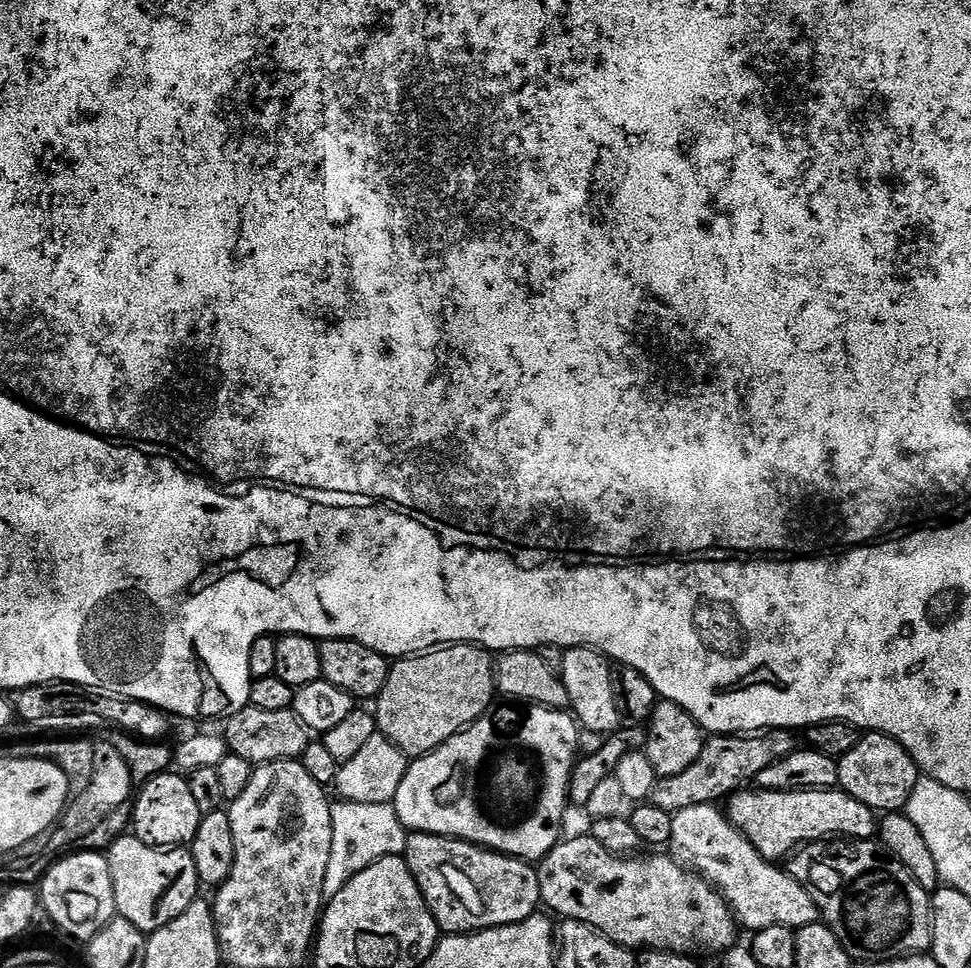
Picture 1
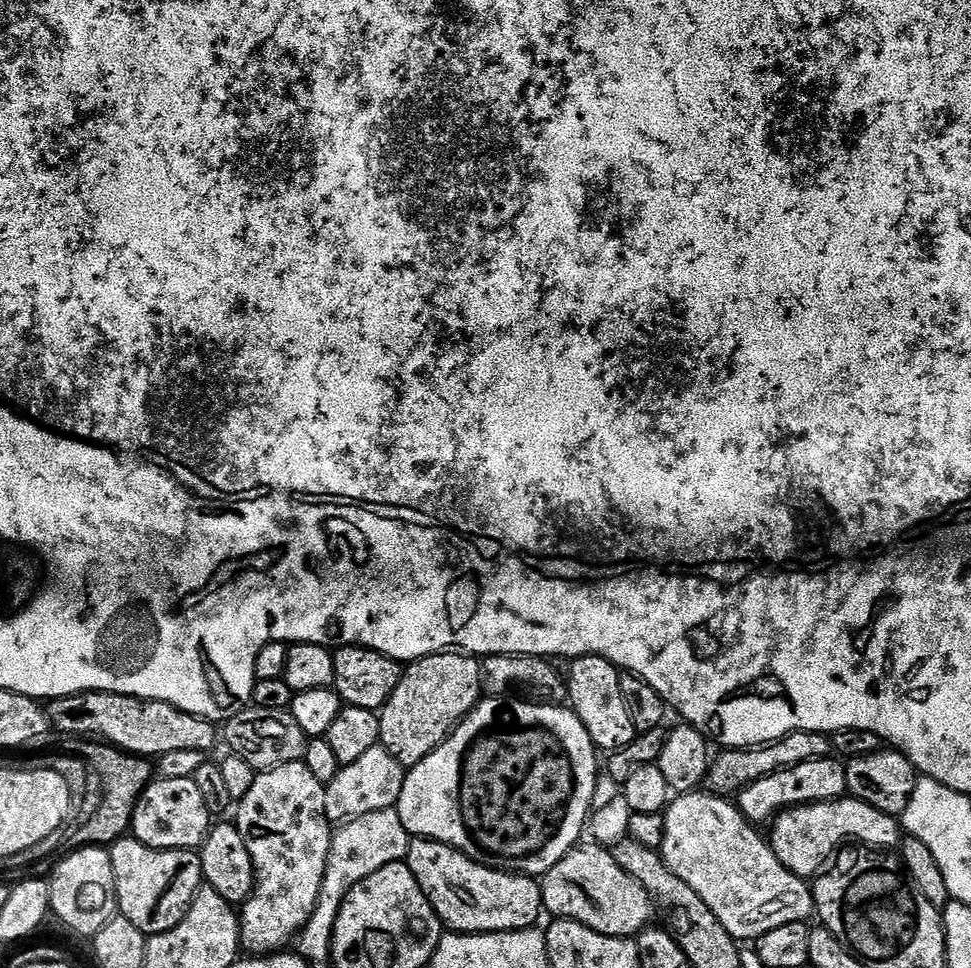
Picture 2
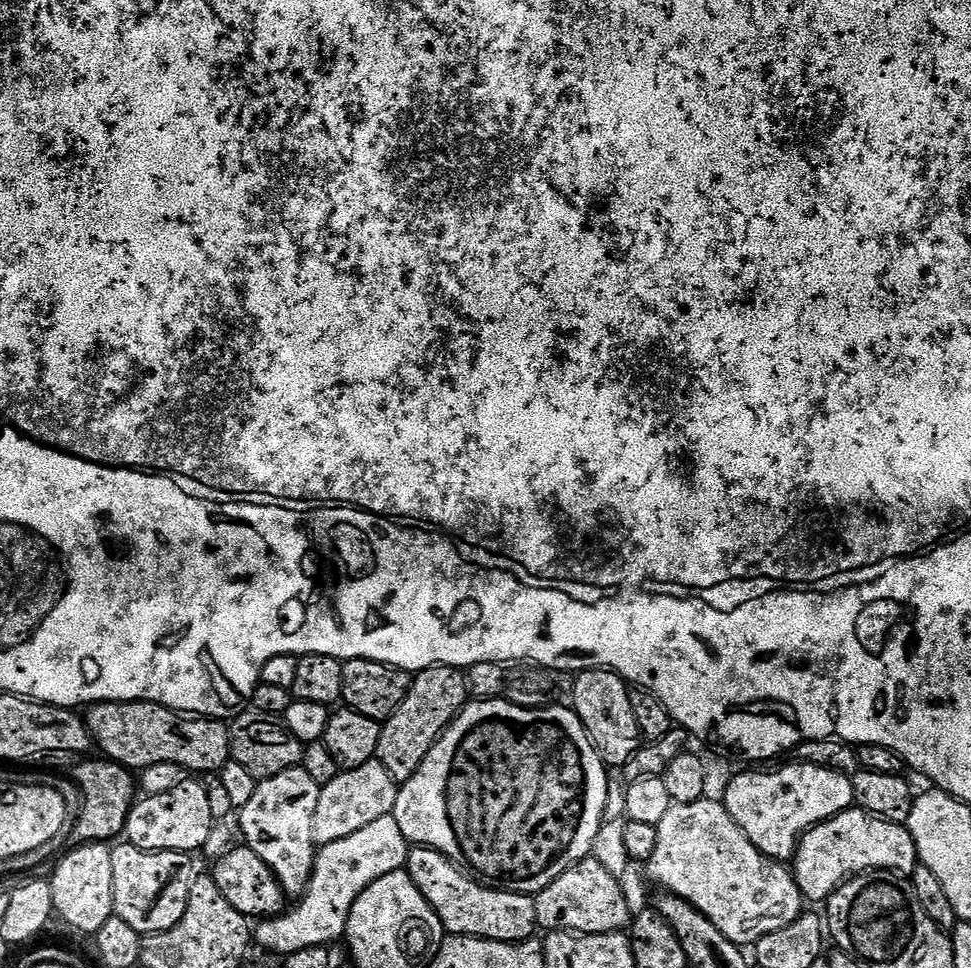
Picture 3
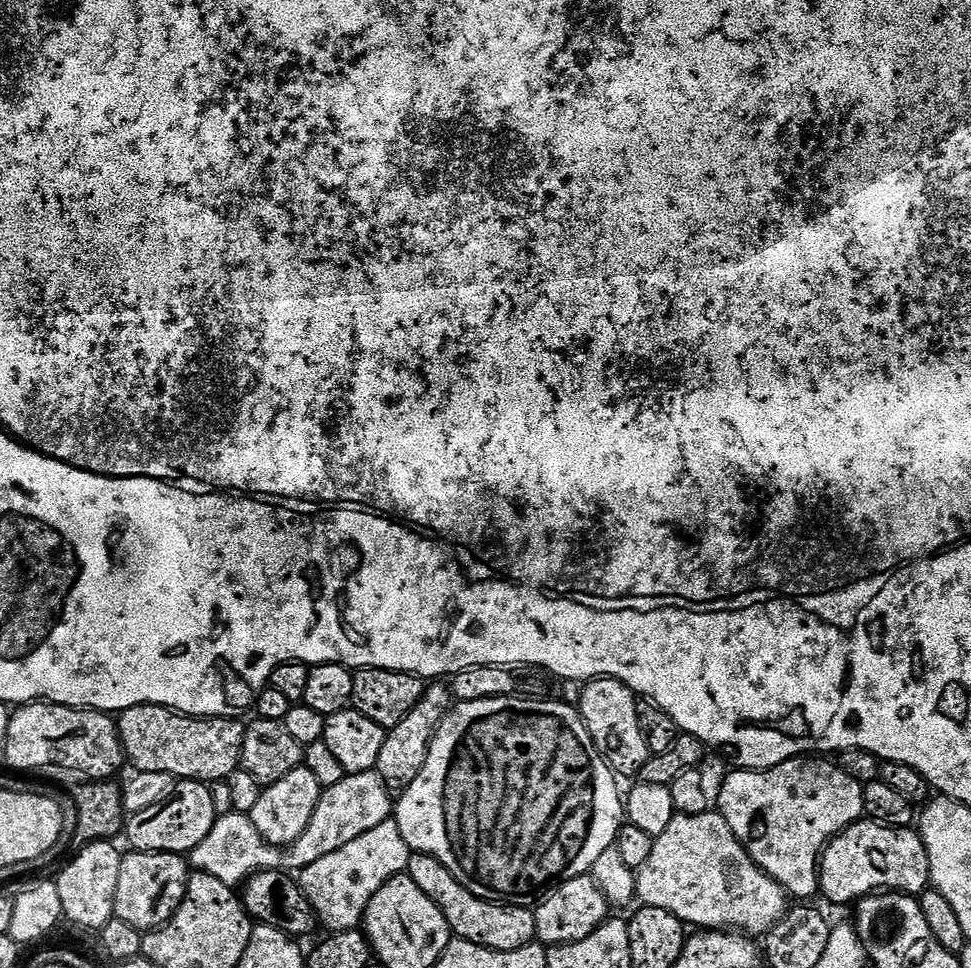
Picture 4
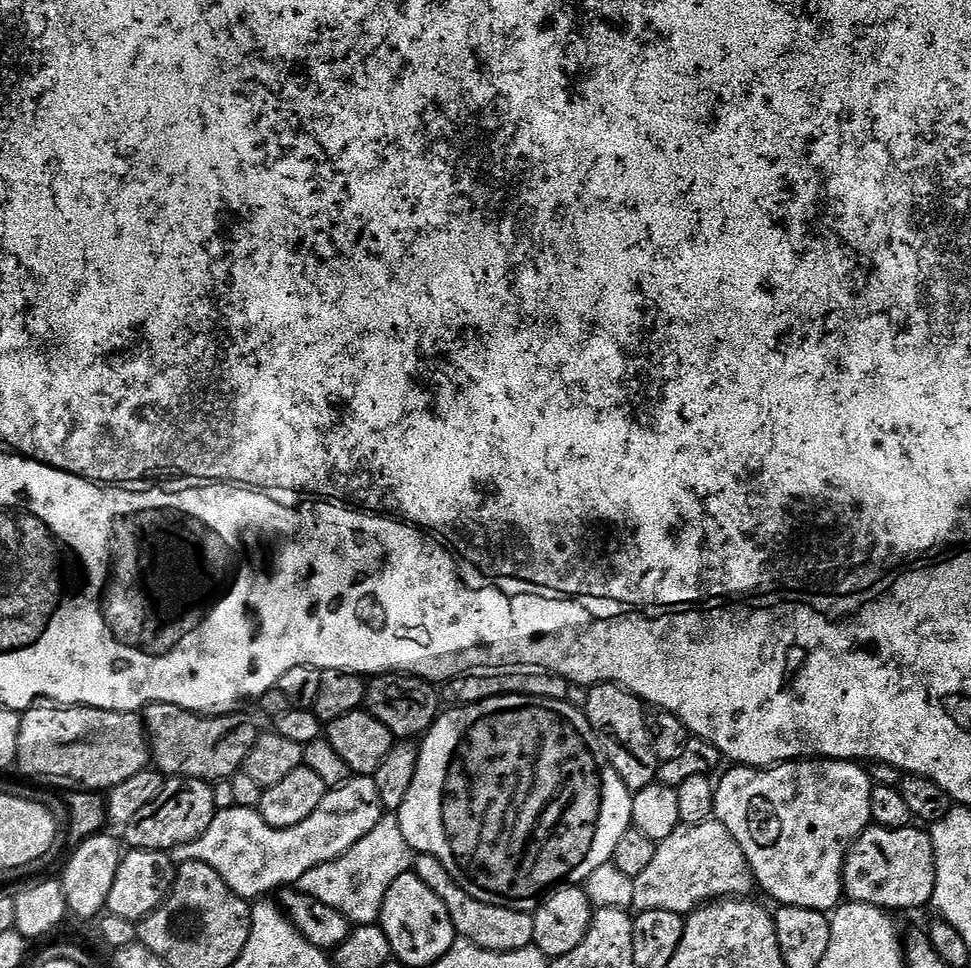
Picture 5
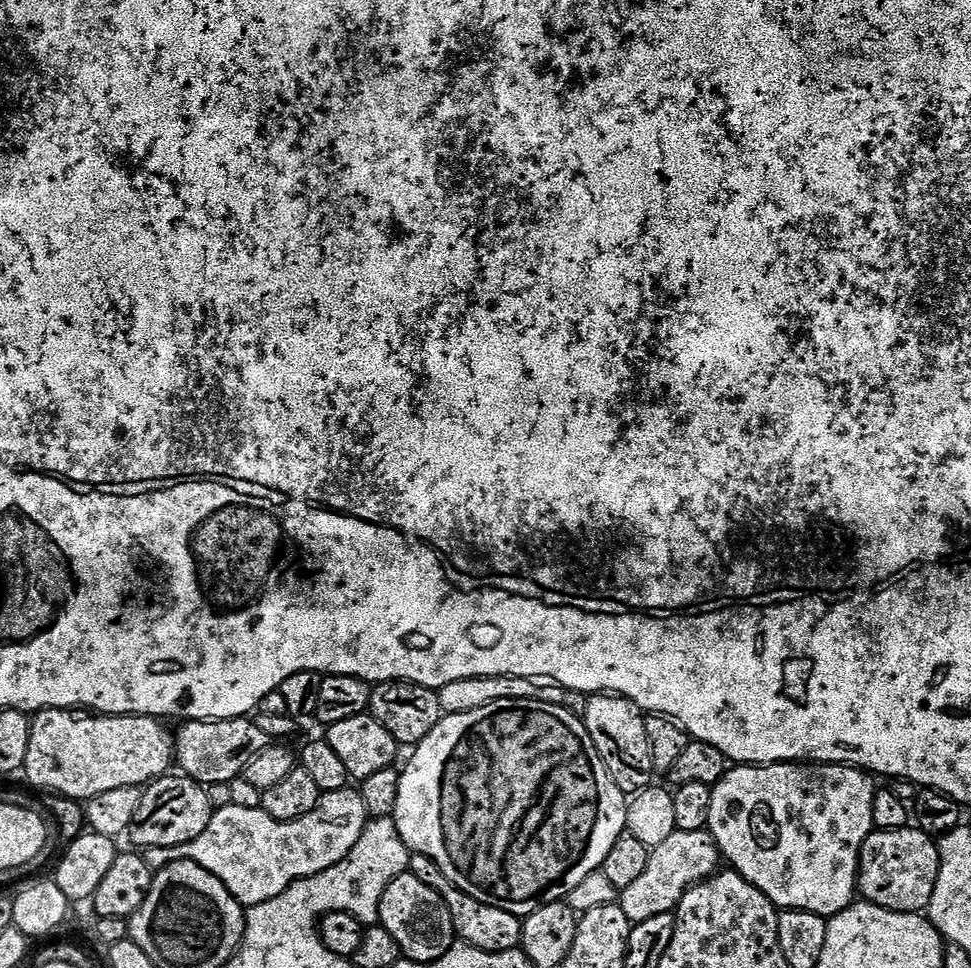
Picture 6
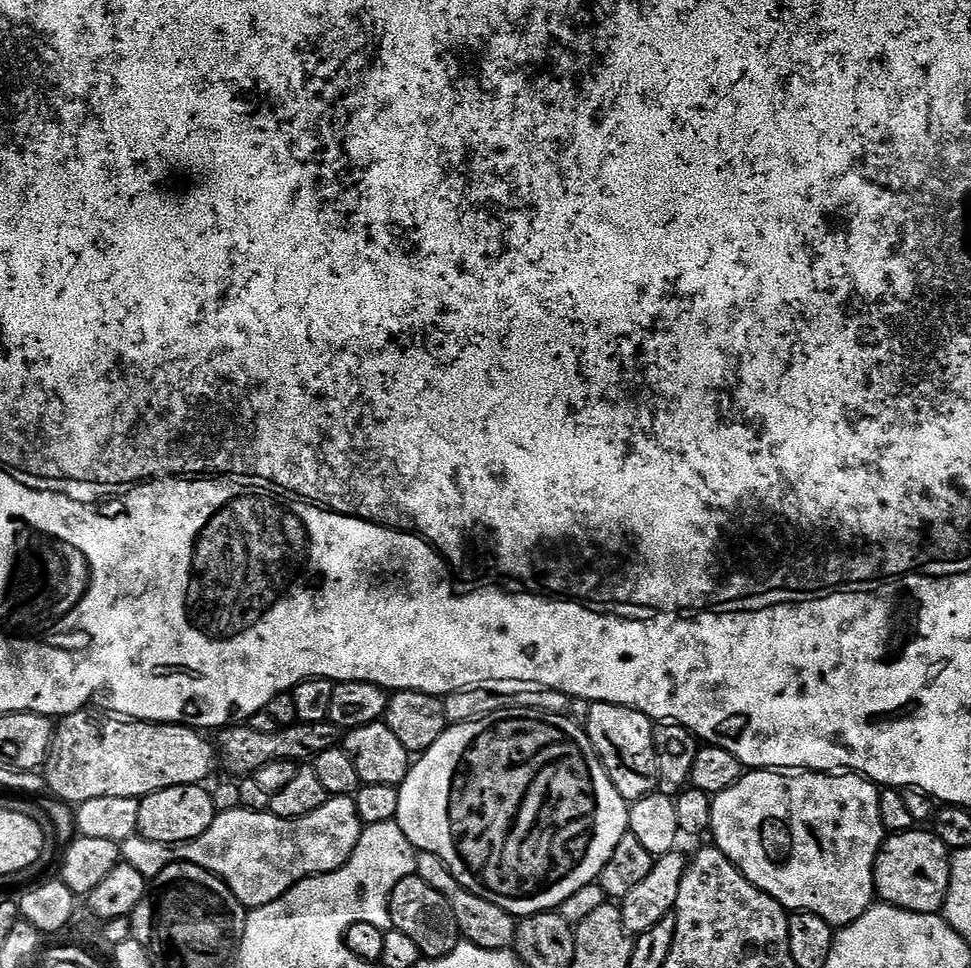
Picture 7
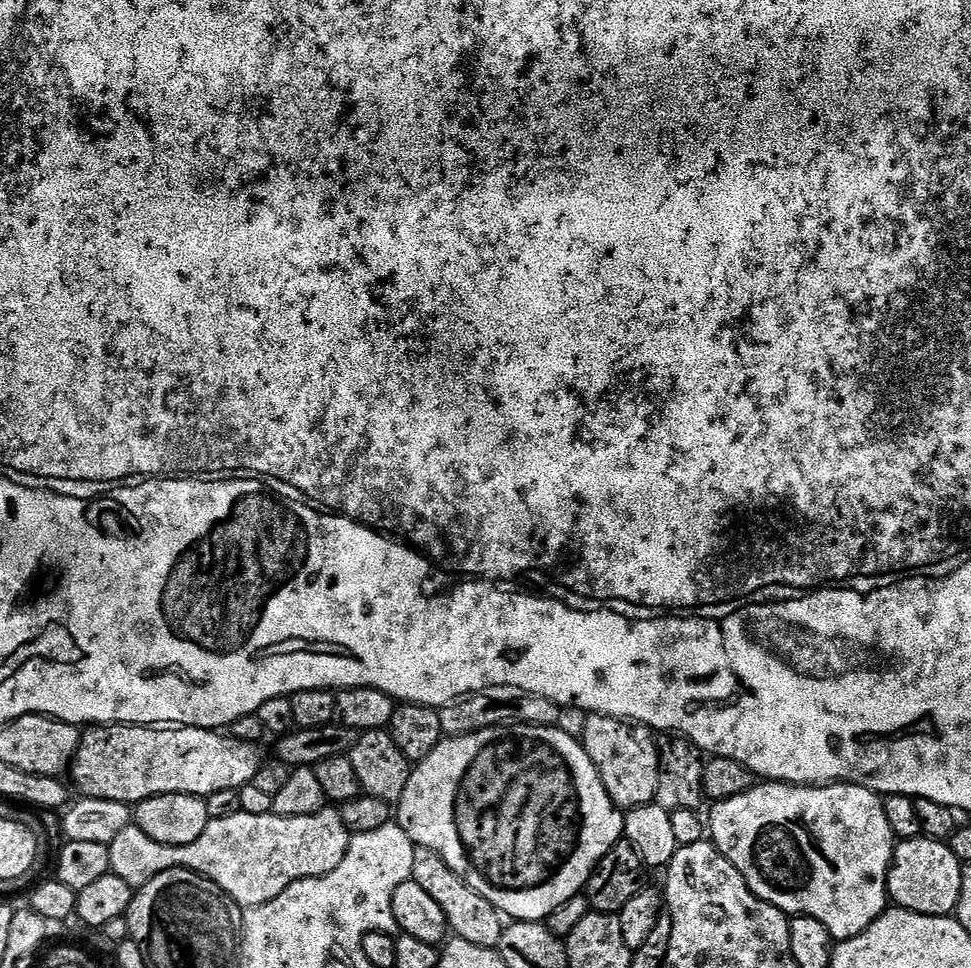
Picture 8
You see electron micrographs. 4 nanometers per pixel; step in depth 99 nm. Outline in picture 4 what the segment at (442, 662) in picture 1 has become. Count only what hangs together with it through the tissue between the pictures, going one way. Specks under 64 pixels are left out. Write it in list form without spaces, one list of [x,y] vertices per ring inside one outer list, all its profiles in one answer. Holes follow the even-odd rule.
[[[429,683],[425,687],[424,696],[418,702],[418,706],[414,706],[414,710],[410,710],[410,714],[406,714],[406,718],[402,722],[398,722],[398,726],[387,729],[388,737],[382,744],[382,754],[378,754],[375,771],[380,773],[389,792],[393,794],[405,792],[410,786],[410,782],[414,782],[414,778],[418,778],[418,774],[422,774],[422,766],[426,766],[428,748],[436,736],[436,729],[440,727],[440,721],[449,711],[453,700],[452,689],[447,683]]]

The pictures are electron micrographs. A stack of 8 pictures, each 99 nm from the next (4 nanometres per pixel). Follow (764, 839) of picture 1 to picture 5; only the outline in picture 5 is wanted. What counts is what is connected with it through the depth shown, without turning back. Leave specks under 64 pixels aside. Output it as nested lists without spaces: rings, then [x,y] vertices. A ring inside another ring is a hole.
[[[870,826],[860,837],[858,837],[851,848],[848,850],[848,857],[844,860],[844,891],[849,901],[858,904],[872,904],[875,908],[883,908],[885,910],[893,910],[892,908],[920,908],[931,905],[932,895],[934,894],[934,886],[936,885],[936,863],[934,862],[934,846],[932,845],[932,837],[927,831],[919,832],[916,826],[906,828],[882,828],[879,826]]]

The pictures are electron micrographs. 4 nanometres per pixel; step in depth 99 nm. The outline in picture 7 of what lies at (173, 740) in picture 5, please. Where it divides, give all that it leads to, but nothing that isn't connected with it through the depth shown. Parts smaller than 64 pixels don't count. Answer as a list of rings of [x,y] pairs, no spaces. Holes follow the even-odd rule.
[[[322,722],[291,724],[288,728],[277,727],[274,734],[261,734],[247,726],[229,726],[219,733],[218,752],[222,757],[222,768],[228,772],[242,772],[240,774],[255,774],[266,762],[311,762],[318,754],[337,747],[342,740],[341,729],[336,725]]]

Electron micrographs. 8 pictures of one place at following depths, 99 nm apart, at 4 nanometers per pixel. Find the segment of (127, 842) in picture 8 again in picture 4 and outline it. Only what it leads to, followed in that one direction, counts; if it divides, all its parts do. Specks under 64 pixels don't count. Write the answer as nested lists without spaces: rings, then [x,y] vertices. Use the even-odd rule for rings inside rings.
[[[354,772],[346,774],[338,786],[330,786],[320,793],[320,801],[310,818],[303,834],[287,848],[273,848],[258,834],[251,815],[241,815],[232,811],[227,816],[221,816],[216,825],[194,846],[190,853],[190,864],[197,872],[205,872],[218,882],[226,882],[233,886],[243,885],[253,872],[261,870],[303,870],[318,858],[326,854],[334,854],[346,842],[354,842],[366,830],[374,830],[382,822],[386,822],[394,812],[394,796],[388,791],[386,782],[380,773]]]

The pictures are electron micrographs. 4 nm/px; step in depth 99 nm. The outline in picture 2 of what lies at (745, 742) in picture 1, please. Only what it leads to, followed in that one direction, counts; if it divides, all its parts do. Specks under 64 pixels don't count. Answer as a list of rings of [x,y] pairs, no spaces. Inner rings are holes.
[[[796,732],[793,737],[787,737],[774,744],[766,744],[763,748],[724,750],[719,753],[721,756],[717,760],[715,757],[711,761],[706,784],[715,795],[732,798],[770,774],[802,762],[829,759],[833,752],[831,739],[825,733],[819,732]]]

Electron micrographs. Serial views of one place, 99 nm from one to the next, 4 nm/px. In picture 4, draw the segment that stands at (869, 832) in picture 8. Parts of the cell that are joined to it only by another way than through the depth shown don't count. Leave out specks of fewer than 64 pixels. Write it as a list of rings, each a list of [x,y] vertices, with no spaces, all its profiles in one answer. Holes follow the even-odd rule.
[[[805,754],[773,768],[732,770],[720,788],[718,811],[729,823],[730,830],[740,840],[754,863],[780,883],[789,897],[815,897],[820,890],[820,858],[824,855],[824,849],[839,832],[865,815],[864,784],[846,774],[831,759]]]

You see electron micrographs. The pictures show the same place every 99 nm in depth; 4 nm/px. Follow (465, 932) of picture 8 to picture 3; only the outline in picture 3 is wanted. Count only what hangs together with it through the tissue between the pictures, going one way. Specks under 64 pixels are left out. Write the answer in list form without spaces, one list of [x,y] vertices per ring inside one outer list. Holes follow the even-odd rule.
[[[416,846],[409,851],[406,871],[422,890],[426,902],[438,914],[445,933],[452,936],[476,936],[479,940],[501,940],[514,944],[537,935],[536,897],[527,892],[505,892],[491,887],[461,870],[447,856],[432,848]]]

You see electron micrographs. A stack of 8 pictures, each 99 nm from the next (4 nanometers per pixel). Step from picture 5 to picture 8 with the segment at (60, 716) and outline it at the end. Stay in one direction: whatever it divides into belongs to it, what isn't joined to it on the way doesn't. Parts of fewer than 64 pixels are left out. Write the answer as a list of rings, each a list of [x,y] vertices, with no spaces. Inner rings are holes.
[[[109,724],[107,726],[88,726],[83,729],[80,745],[78,746],[78,750],[76,751],[76,757],[72,760],[70,765],[70,773],[72,772],[72,780],[71,783],[74,785],[76,783],[76,788],[80,791],[79,795],[81,797],[92,797],[94,799],[108,799],[110,802],[120,802],[124,804],[129,804],[131,806],[135,806],[140,804],[146,798],[150,798],[151,796],[161,796],[162,794],[190,794],[191,796],[202,796],[202,797],[210,797],[215,794],[216,791],[222,790],[230,790],[231,788],[240,789],[244,784],[251,784],[252,779],[254,778],[254,774],[258,774],[258,770],[260,769],[260,765],[262,763],[262,755],[260,756],[261,749],[257,747],[257,745],[251,744],[250,742],[242,742],[241,740],[235,740],[231,736],[231,734],[225,734],[220,730],[213,730],[210,728],[186,728],[183,726],[145,726],[143,724]]]

